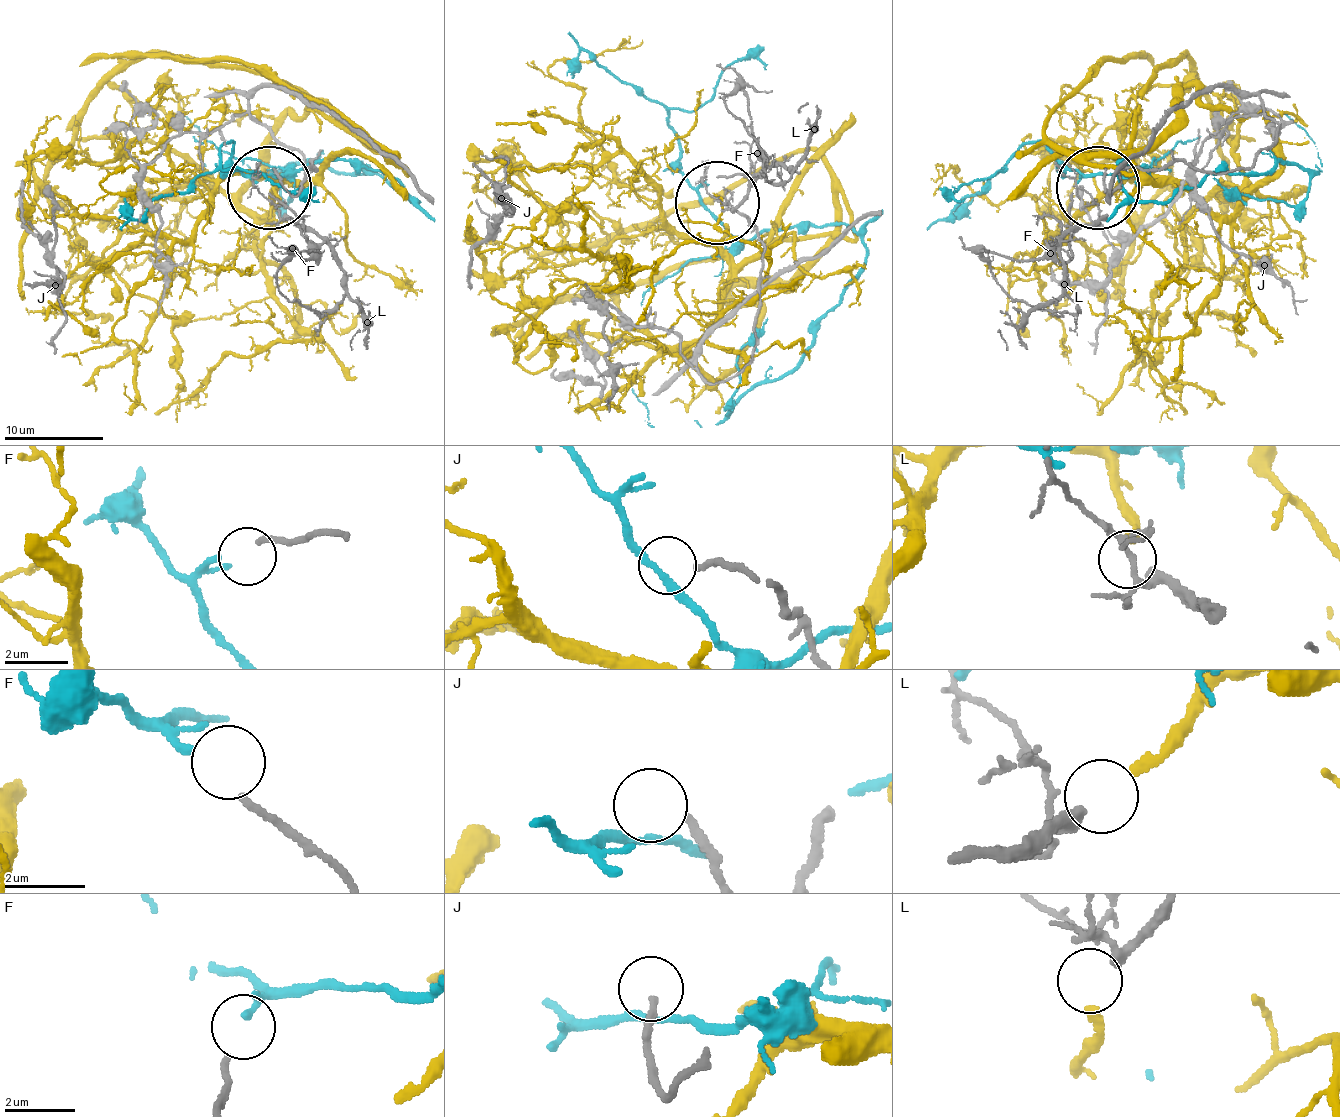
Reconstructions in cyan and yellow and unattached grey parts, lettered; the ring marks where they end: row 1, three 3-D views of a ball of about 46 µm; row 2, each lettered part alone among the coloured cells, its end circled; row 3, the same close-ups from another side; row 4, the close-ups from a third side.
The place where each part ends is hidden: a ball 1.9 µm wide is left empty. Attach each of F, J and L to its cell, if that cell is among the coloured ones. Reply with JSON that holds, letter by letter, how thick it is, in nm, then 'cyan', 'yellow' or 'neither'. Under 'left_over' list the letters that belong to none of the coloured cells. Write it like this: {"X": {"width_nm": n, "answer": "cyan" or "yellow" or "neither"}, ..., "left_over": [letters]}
{"F": {"width_nm": 170, "answer": "cyan"}, "J": {"width_nm": 200, "answer": "neither"}, "L": {"width_nm": 240, "answer": "yellow"}, "left_over": ["J"]}

